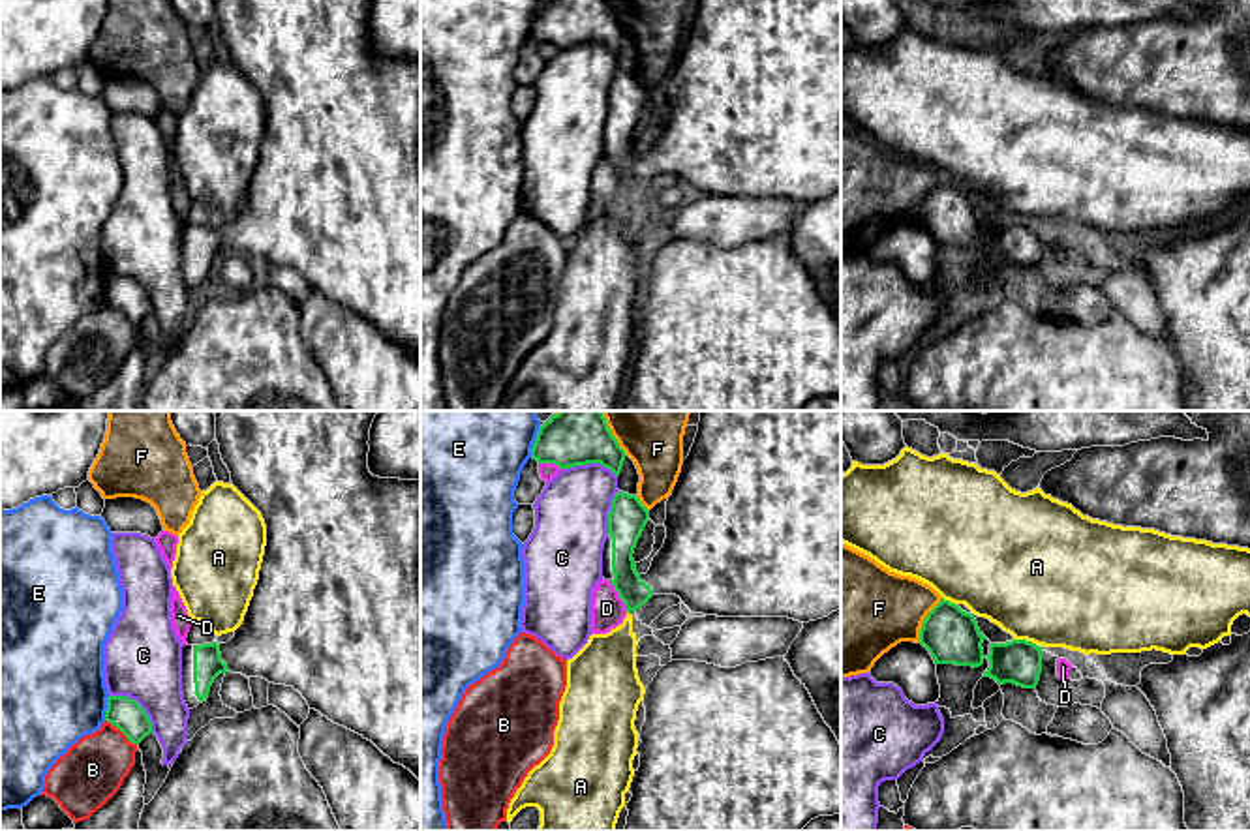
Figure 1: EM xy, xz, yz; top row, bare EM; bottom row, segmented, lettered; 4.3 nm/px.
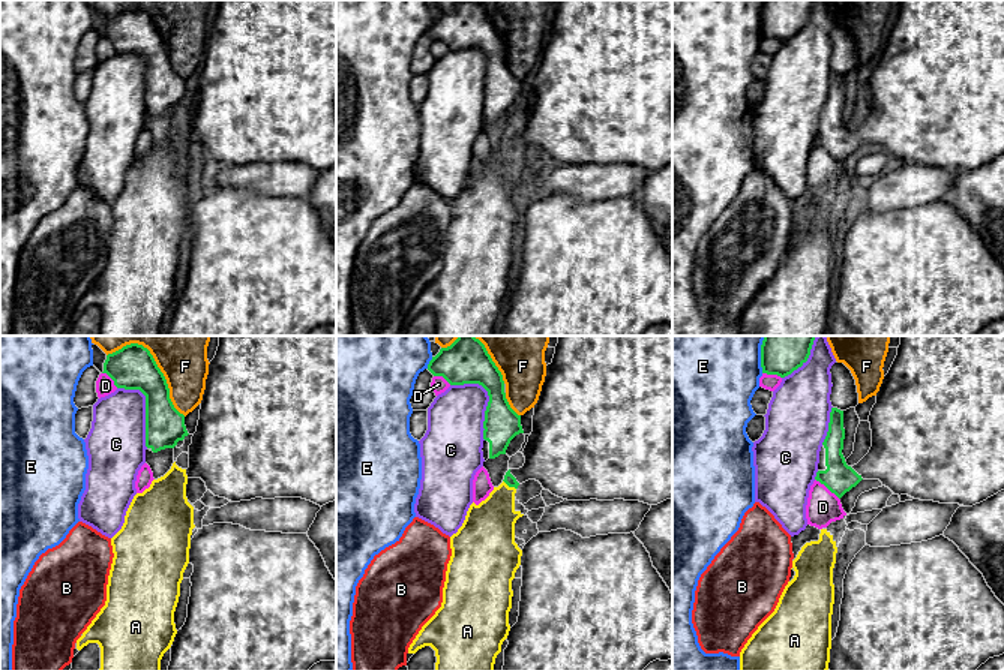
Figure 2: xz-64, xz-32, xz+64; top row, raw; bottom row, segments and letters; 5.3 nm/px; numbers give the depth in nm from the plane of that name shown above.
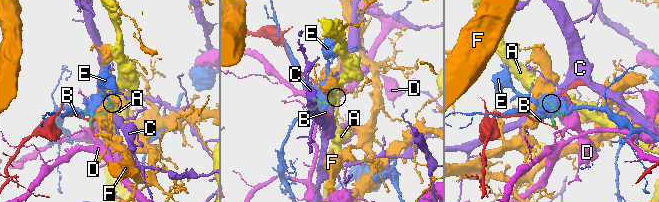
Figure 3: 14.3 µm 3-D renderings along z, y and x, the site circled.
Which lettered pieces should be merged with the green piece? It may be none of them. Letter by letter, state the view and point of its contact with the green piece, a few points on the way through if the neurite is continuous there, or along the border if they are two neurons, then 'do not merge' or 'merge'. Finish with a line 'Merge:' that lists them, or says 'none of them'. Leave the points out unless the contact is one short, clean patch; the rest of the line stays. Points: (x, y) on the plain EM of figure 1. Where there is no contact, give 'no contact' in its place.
A: meets green in yz at (1025, 220); do not merge
B: meets green in xy at (121, 310); do not merge
C: meets green in xy at (137, 284); do not merge
D: meets green in xz at (620, 177); do not merge
E: meets green in xy at (107, 287); do not merge
F: meets green in yz at (924, 199); do not merge
Merge: none of them

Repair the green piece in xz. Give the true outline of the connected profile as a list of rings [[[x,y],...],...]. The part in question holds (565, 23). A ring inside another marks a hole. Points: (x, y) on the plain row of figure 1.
[[[546,0],[539,6],[531,38],[559,49],[601,43],[619,56],[625,30],[606,0]]]

